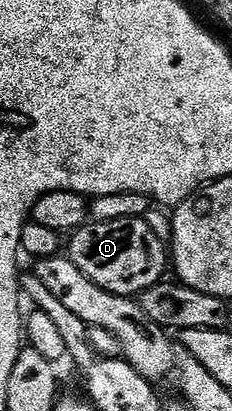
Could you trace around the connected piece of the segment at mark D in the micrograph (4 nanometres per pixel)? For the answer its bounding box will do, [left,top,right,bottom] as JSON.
[66,216,170,298]

